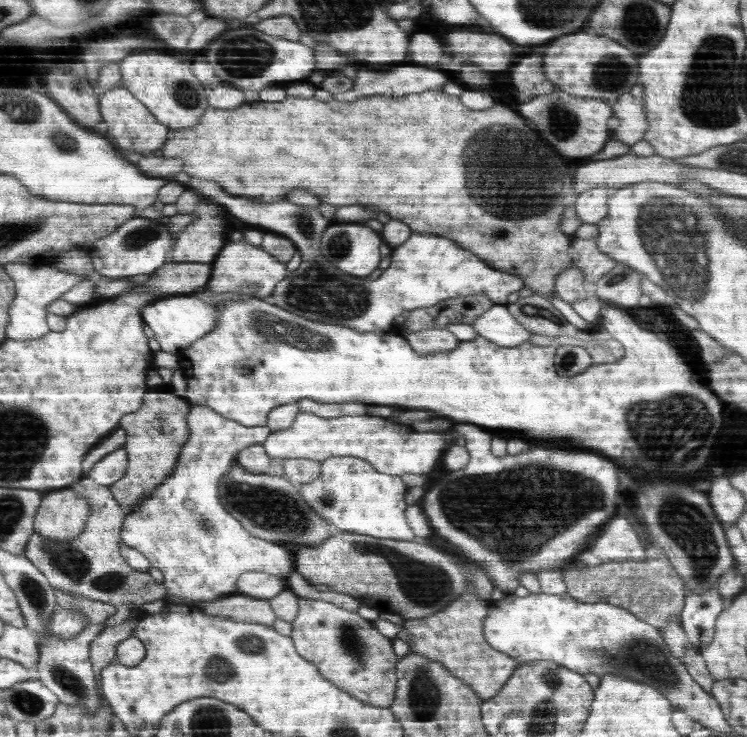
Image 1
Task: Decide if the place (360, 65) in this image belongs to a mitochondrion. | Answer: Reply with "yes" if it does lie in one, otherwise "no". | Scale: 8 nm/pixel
no

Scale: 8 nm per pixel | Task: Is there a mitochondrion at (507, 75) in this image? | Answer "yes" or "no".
no

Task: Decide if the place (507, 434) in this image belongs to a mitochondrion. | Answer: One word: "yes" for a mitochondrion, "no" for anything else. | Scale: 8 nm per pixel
no

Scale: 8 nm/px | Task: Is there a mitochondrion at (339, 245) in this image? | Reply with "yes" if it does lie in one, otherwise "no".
yes

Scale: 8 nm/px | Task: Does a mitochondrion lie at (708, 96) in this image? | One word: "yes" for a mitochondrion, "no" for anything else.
yes

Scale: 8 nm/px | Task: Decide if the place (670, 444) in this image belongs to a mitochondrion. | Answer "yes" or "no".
yes

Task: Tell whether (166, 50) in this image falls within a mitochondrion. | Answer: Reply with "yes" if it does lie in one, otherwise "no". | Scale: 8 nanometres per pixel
no

